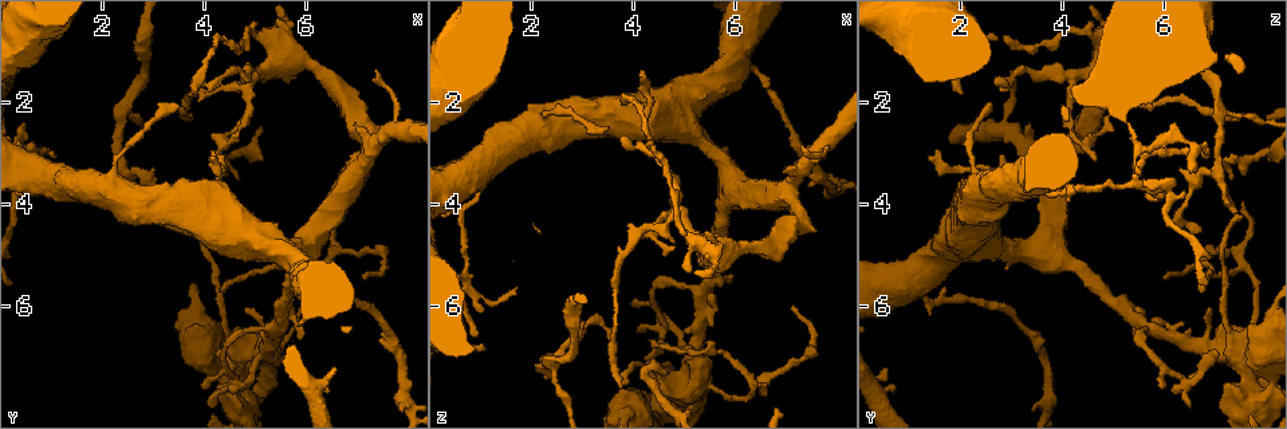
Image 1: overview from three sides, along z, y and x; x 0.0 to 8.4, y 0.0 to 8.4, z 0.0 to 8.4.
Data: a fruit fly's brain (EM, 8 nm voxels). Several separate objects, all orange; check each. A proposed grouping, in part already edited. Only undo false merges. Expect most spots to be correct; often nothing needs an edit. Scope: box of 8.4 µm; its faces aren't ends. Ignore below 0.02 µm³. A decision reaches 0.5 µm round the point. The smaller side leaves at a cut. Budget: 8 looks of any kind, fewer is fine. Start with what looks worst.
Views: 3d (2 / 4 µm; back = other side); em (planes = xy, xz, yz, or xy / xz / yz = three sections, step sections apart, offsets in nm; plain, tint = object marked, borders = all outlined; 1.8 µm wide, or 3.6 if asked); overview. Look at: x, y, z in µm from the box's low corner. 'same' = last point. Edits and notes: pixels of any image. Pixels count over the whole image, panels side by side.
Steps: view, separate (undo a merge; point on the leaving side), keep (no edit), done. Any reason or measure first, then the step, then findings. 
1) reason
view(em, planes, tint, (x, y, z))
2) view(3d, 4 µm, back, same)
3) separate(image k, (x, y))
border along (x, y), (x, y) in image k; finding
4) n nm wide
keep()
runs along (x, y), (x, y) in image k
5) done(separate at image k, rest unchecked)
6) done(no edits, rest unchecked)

thin arm on a thick one
view(3d, 4 µm, (5.30, 6.80, 7.15))

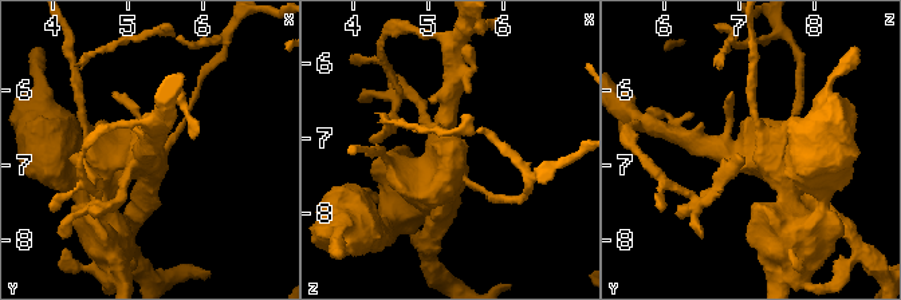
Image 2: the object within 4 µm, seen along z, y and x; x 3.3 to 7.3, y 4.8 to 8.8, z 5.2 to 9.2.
view(em, 3.6 µm, xy, step 16, plain, (5.25, 6.85, 7.20))

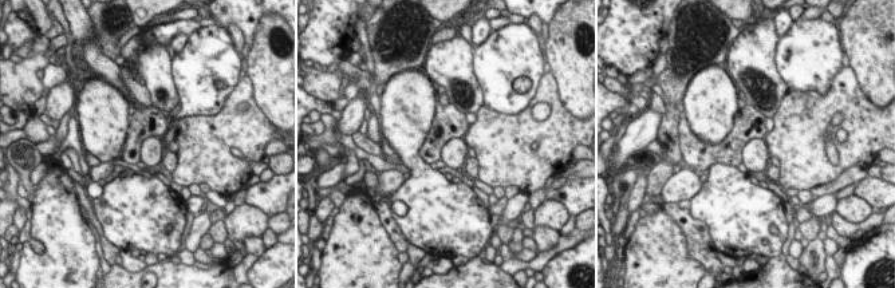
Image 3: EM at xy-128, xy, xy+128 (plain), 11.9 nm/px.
view(em, 3.6 µm, xy, step 16, borders, same)

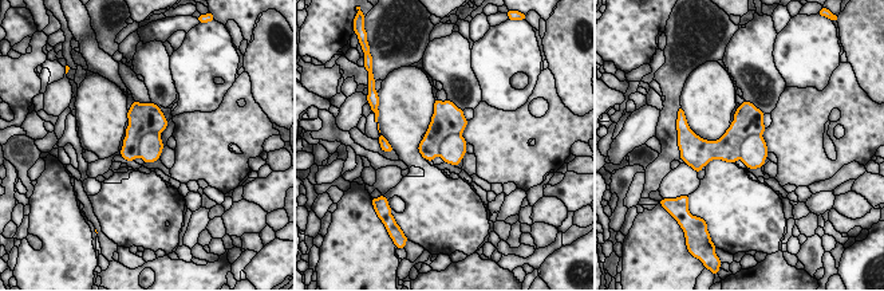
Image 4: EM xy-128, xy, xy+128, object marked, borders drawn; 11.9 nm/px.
separate(image 4, (748, 121))
border along (761, 134), (741, 144), (740, 157) in image 4; a second neuron is stuck on

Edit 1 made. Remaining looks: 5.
see it whole again
view(overview)

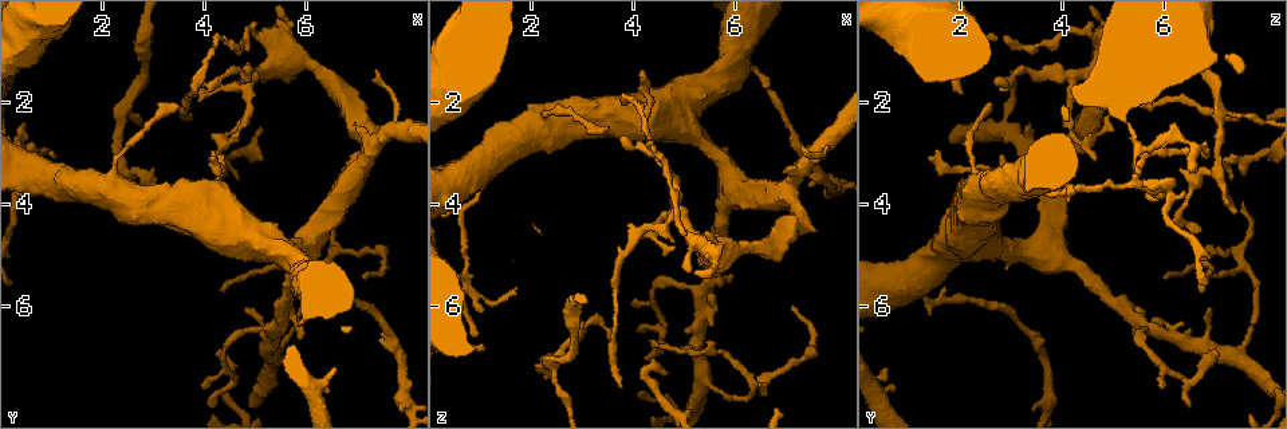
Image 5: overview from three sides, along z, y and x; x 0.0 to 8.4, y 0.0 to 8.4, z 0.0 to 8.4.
abrupt turn
view(em, xy, step 4, borders, (4.90, 1.55, 4.20))

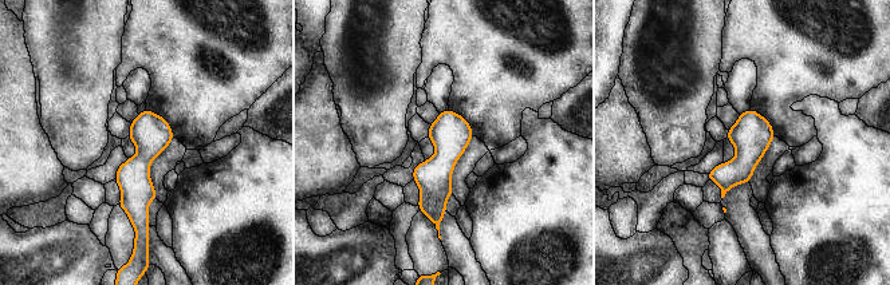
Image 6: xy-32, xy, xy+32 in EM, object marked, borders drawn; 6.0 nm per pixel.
cut it another way
view(em, planes, borders, same)

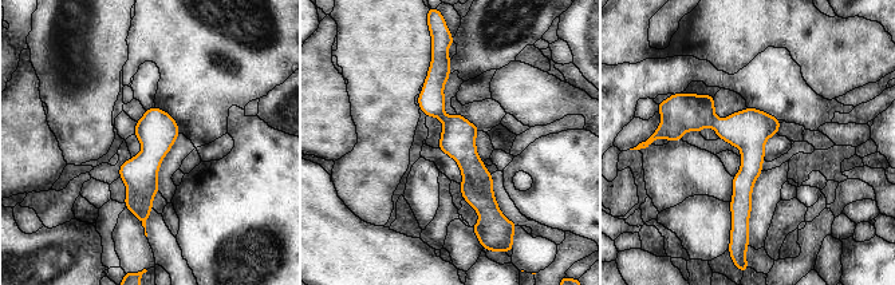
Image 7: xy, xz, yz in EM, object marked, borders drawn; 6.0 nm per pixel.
220 nm wide
keep()
all the same neuron

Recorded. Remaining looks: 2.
thin neck
view(em, planes, plain, (2.50, 2.15, 7.05))

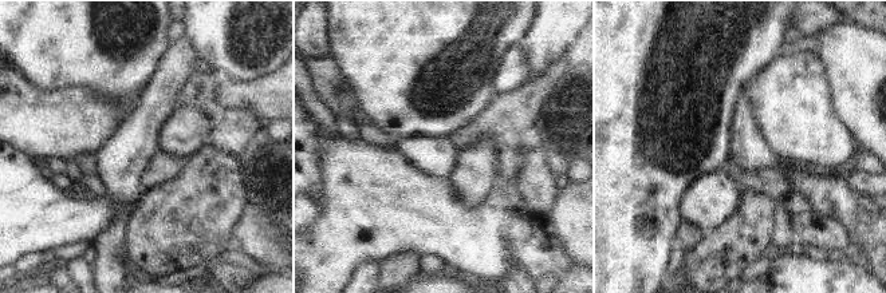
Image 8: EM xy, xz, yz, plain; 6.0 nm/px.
where the object lies
view(em, planes, tint, same)

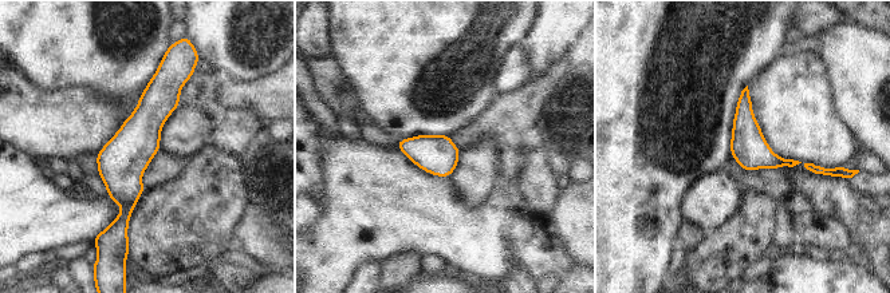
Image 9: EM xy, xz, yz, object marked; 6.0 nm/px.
keep()
runs along (160, 71), (121, 226) in image 9; one neuron here

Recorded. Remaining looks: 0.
done(separate at image 4, rest unchecked)

